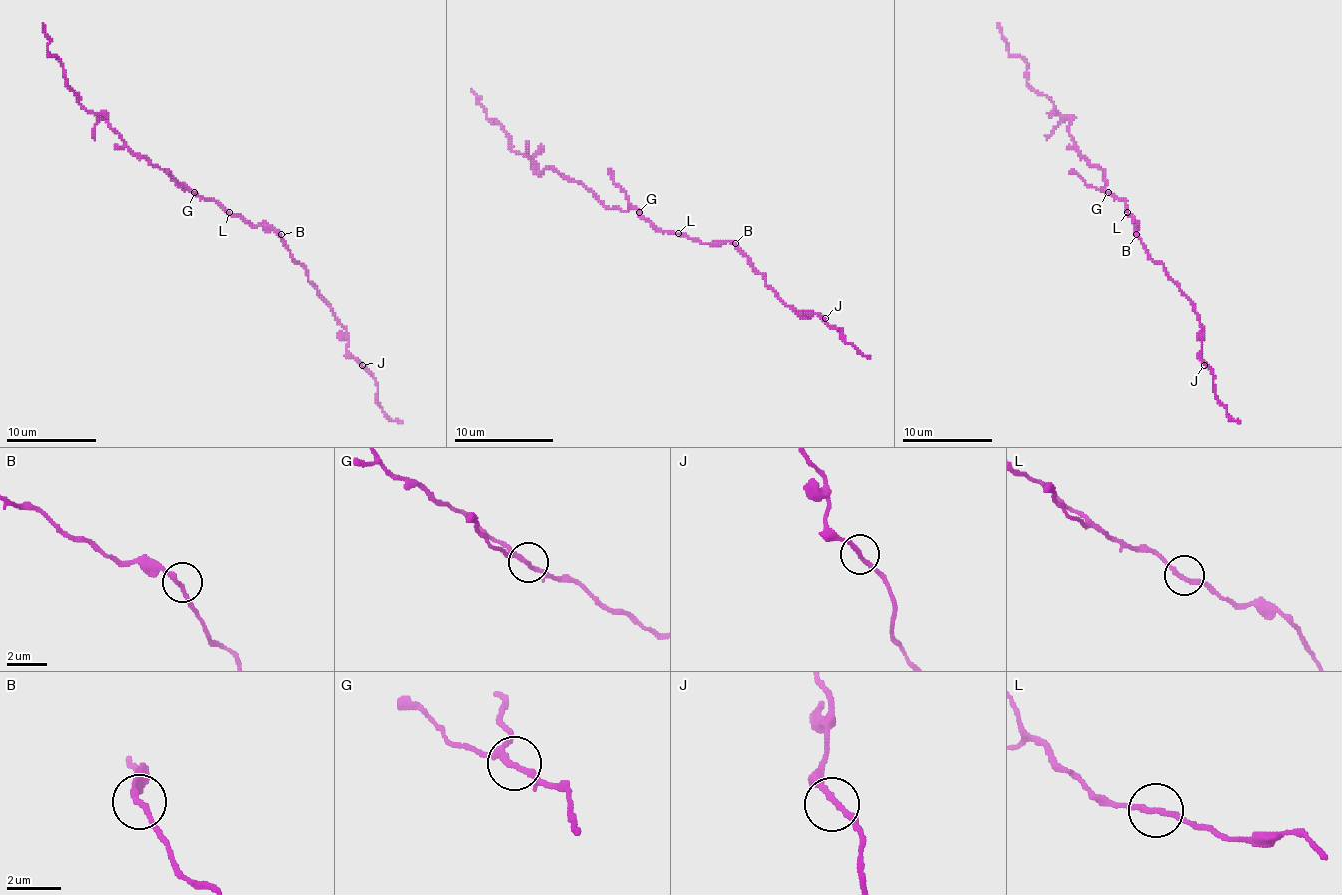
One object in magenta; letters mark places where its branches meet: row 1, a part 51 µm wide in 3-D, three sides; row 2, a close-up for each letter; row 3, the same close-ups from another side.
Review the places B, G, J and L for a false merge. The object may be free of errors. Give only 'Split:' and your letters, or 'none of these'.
Split: G

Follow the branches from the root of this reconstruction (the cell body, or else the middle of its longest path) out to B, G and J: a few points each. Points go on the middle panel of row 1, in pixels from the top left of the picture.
B: (675, 233), (685, 233), (703, 243), (735, 243)
G: (675, 233), (656, 228), (638, 211)
J: (675, 233), (685, 233), (703, 243), (730, 241), (795, 313), (808, 318), (810, 313), (820, 313), (825, 318)

